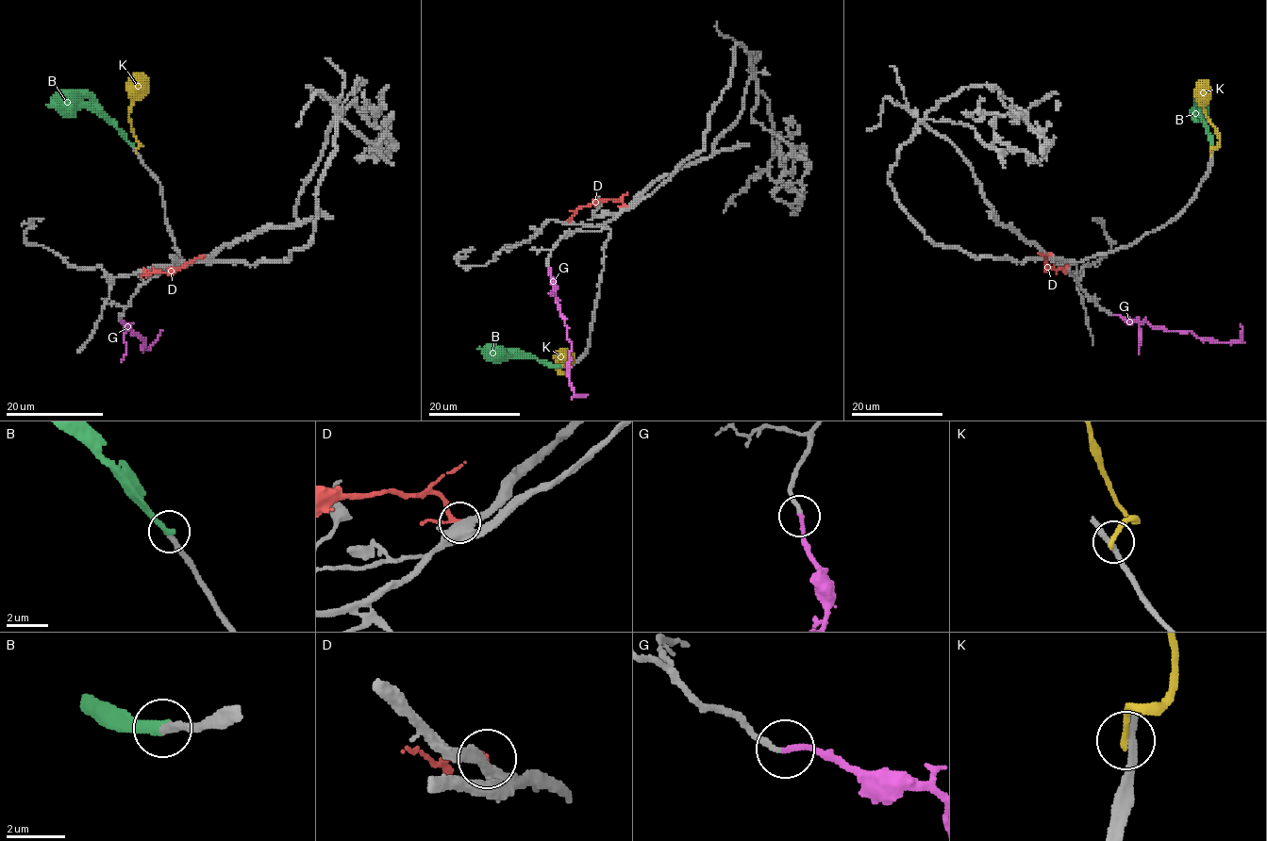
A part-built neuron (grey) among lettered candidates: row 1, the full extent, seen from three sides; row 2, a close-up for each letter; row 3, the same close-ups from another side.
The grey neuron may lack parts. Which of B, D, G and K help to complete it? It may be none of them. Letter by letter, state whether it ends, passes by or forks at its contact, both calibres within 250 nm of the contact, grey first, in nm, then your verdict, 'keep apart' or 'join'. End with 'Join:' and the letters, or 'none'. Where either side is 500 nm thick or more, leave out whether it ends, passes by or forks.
B: it ends; calibres 280 and 340 nm; join
D: it passes by; calibres 420 and 180 nm; keep apart
G: it ends; calibres 180 and 200 nm; join
K: it ends; calibres 260 and 220 nm; keep apart
Join: B, G

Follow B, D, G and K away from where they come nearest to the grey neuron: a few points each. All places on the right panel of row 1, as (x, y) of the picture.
B: (1212, 147), (1212, 137), (1203, 123), (1203, 113), (1193, 110)
D: (1052, 255), (1045, 255), (1046, 265), (1052, 270), (1062, 267), (1065, 272)
G: (1114, 316), (1147, 322), (1157, 328), (1189, 332), (1202, 338), (1228, 342), (1241, 339), (1241, 324)
K: (1210, 153), (1219, 144), (1214, 125), (1203, 106), (1203, 80)

